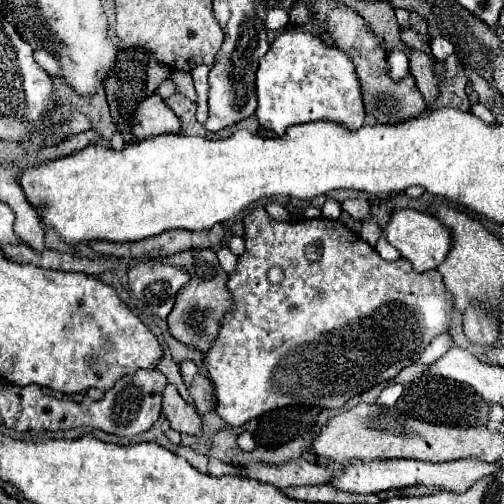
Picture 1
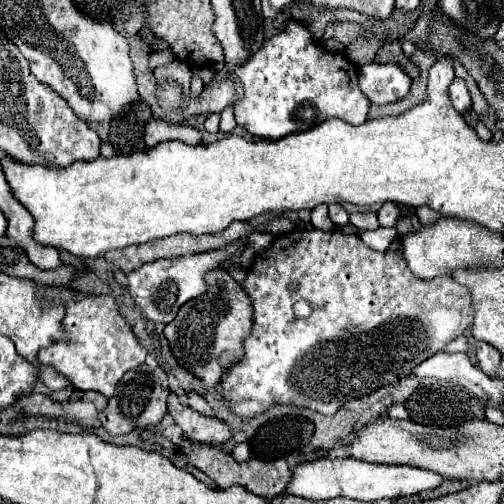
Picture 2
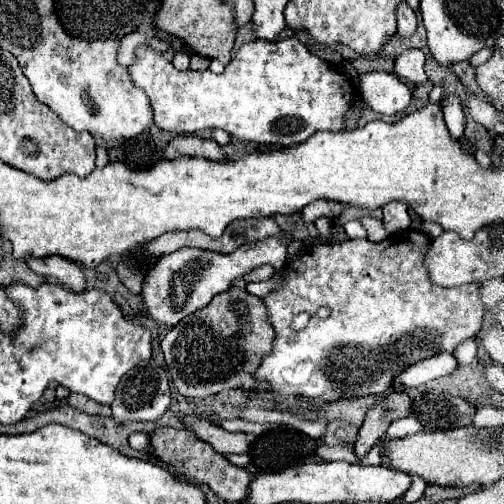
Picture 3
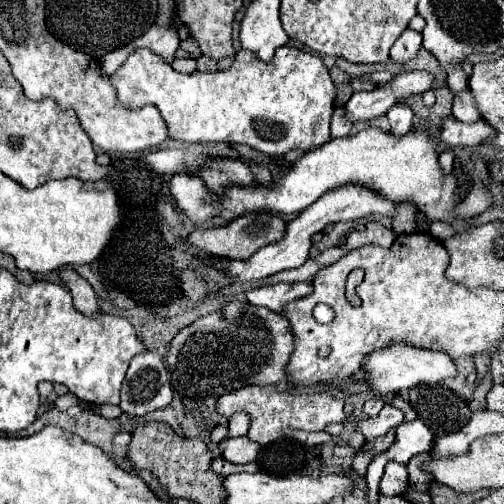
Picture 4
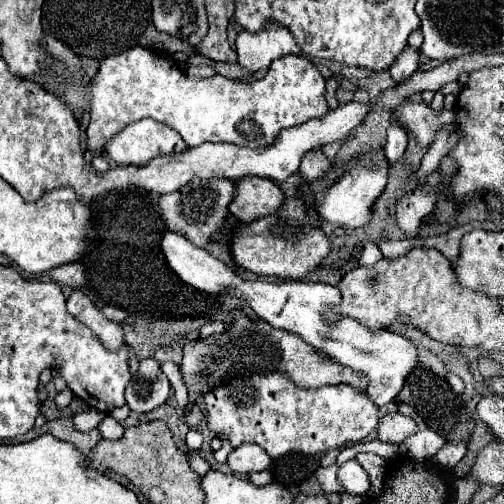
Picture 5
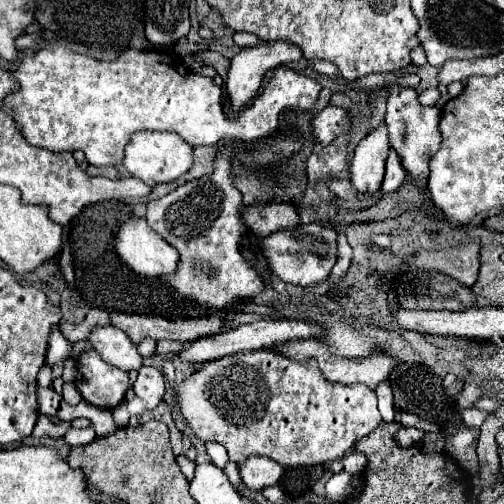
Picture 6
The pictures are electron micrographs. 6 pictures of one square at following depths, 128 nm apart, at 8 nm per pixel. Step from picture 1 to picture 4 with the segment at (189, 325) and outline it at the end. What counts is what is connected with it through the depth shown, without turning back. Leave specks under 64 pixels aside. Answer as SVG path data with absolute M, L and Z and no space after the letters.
M234 300L234 302L228 302L226 306L222 306L218 314L204 316L204 318L196 320L192 326L182 328L176 334L176 338L170 342L168 366L172 372L174 390L180 396L192 398L192 400L204 400L208 396L222 396L236 388L248 386L248 384L258 384L258 386L274 384L274 386L278 386L278 390L288 392L288 390L292 390L292 384L290 384L290 380L286 384L286 366L292 356L292 348L294 348L294 336L292 336L292 330L288 328L288 320L284 316L274 314L268 308L258 308L248 302Z

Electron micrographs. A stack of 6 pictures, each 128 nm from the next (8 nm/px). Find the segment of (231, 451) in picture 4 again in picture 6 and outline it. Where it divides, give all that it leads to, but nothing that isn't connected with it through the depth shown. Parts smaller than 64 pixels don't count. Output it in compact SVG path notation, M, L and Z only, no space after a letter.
M264 456L248 458L244 462L244 466L240 468L242 482L254 492L262 492L268 486L276 486L280 482L282 474L284 474L284 468Z

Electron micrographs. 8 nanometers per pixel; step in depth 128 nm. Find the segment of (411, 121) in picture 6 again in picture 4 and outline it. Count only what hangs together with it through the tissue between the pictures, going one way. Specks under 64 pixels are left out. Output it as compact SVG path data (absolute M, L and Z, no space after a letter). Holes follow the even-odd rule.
M406 28L404 34L394 42L394 46L390 50L390 58L398 64L404 64L404 62L416 58L420 46L422 46L422 34ZM464 90L462 94L458 94L454 98L454 106L452 106L452 116L460 122L478 122L480 114L474 108L474 100L470 90Z

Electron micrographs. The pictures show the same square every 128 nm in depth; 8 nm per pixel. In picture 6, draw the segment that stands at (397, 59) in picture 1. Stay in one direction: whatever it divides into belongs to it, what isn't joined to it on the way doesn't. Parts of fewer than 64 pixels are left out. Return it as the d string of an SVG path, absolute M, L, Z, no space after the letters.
M390 150L388 162L386 162L386 176L384 176L384 184L382 184L382 194L388 196L388 194L398 192L404 178L406 178L406 174L404 174L404 168L400 164L400 158L394 150Z

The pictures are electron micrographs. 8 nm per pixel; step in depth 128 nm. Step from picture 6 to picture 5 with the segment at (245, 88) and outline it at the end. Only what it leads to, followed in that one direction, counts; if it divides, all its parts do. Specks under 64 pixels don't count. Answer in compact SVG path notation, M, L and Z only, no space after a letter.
M270 24L266 30L258 34L240 32L236 38L236 54L238 66L248 74L258 72L260 68L268 68L274 58L284 54L300 54L300 48L294 36L276 24Z

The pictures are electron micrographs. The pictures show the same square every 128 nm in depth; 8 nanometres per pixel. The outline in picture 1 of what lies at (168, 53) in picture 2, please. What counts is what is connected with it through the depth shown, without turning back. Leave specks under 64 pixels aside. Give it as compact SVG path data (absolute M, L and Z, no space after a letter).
M153 56L150 57L146 70L146 92L152 94L168 76L170 76L170 68L167 65L157 62Z

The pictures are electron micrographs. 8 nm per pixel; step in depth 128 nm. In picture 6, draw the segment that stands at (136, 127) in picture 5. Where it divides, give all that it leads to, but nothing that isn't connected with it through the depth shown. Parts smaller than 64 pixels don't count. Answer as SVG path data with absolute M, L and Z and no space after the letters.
M136 132L124 150L124 166L132 176L144 180L144 184L154 188L186 174L194 164L192 152L194 148L174 132Z

